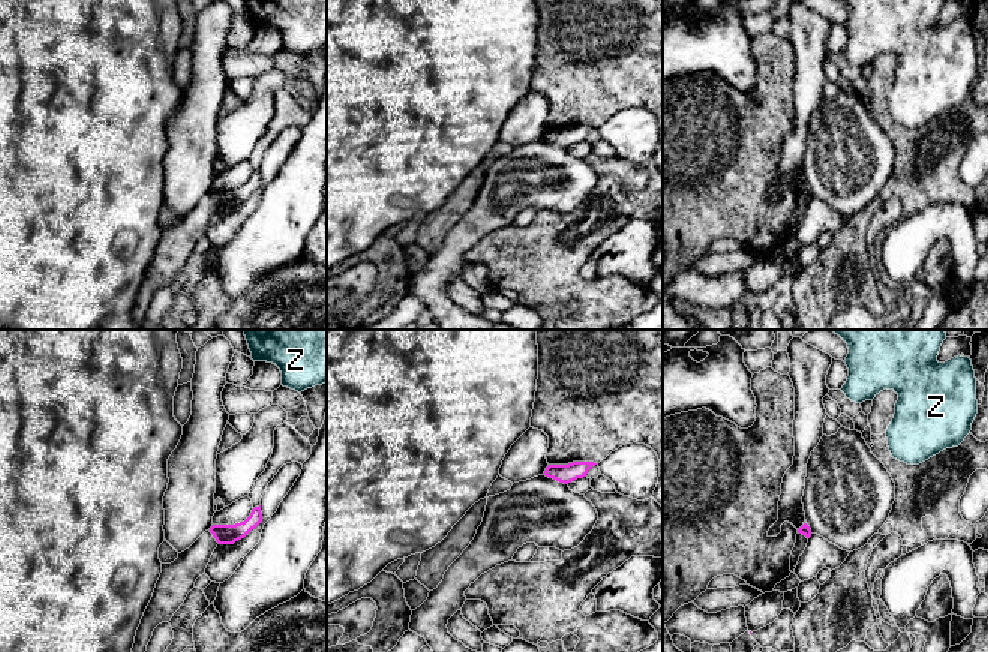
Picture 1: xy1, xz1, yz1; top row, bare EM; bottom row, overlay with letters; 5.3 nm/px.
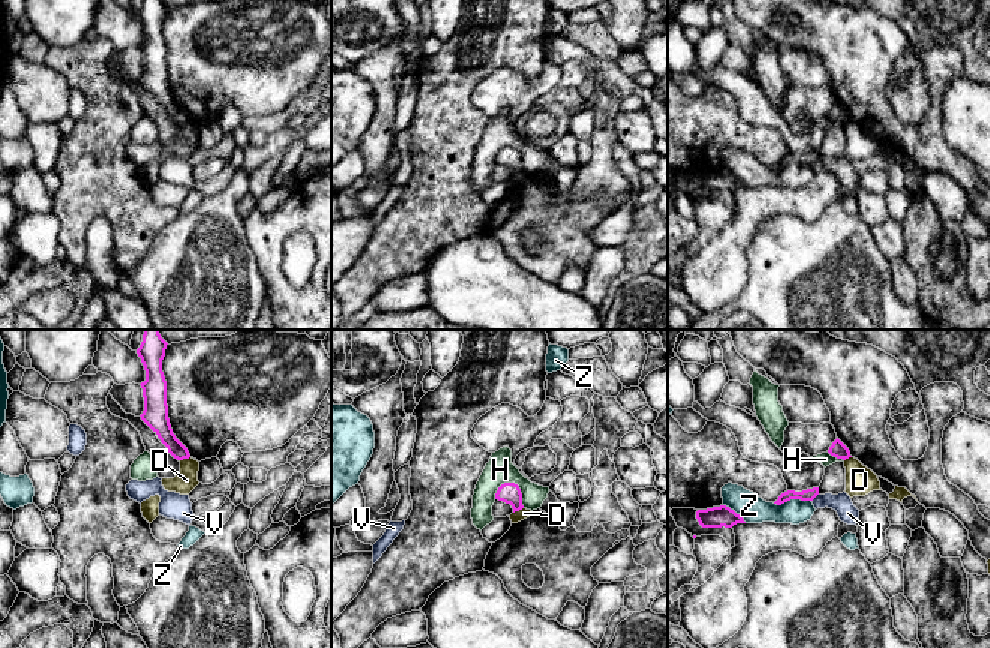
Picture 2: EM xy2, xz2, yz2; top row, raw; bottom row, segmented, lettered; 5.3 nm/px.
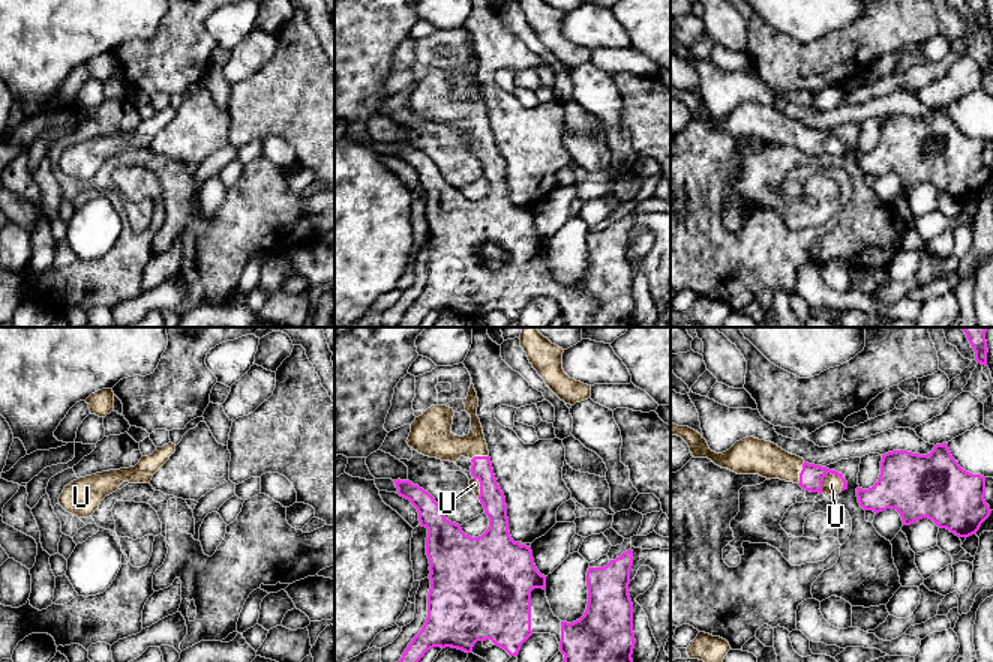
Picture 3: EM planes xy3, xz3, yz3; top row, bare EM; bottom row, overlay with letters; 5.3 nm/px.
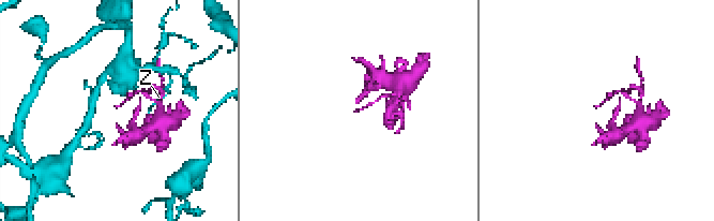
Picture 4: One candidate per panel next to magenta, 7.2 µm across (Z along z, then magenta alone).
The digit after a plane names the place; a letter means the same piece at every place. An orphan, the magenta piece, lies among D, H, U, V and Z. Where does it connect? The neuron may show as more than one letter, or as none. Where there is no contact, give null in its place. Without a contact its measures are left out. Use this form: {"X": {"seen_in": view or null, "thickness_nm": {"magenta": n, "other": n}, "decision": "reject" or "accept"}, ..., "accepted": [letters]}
{"D": {"seen_in": "xy2", "thickness_nm": {"magenta": 120, "other": 120}, "decision": "reject"}, "H": {"seen_in": "xz2", "thickness_nm": {"magenta": 110, "other": 150}, "decision": "reject"}, "U": {"seen_in": "yz3", "thickness_nm": {"magenta": 130, "other": 100}, "decision": "accept"}, "V": {"seen_in": "yz2", "thickness_nm": {"magenta": 60, "other": 110}, "decision": "reject"}, "Z": {"seen_in": "yz2", "thickness_nm": {"magenta": 60, "other": 150}, "decision": "reject"}, "accepted": ["U"]}

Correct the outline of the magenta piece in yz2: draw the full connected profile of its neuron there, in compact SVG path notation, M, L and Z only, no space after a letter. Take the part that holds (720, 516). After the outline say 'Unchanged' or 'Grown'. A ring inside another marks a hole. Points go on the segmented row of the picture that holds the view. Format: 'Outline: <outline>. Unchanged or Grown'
Outline: M726 506L698 510L696 519L702 528L732 528L736 524L746 524L740 514Z. Unchanged

